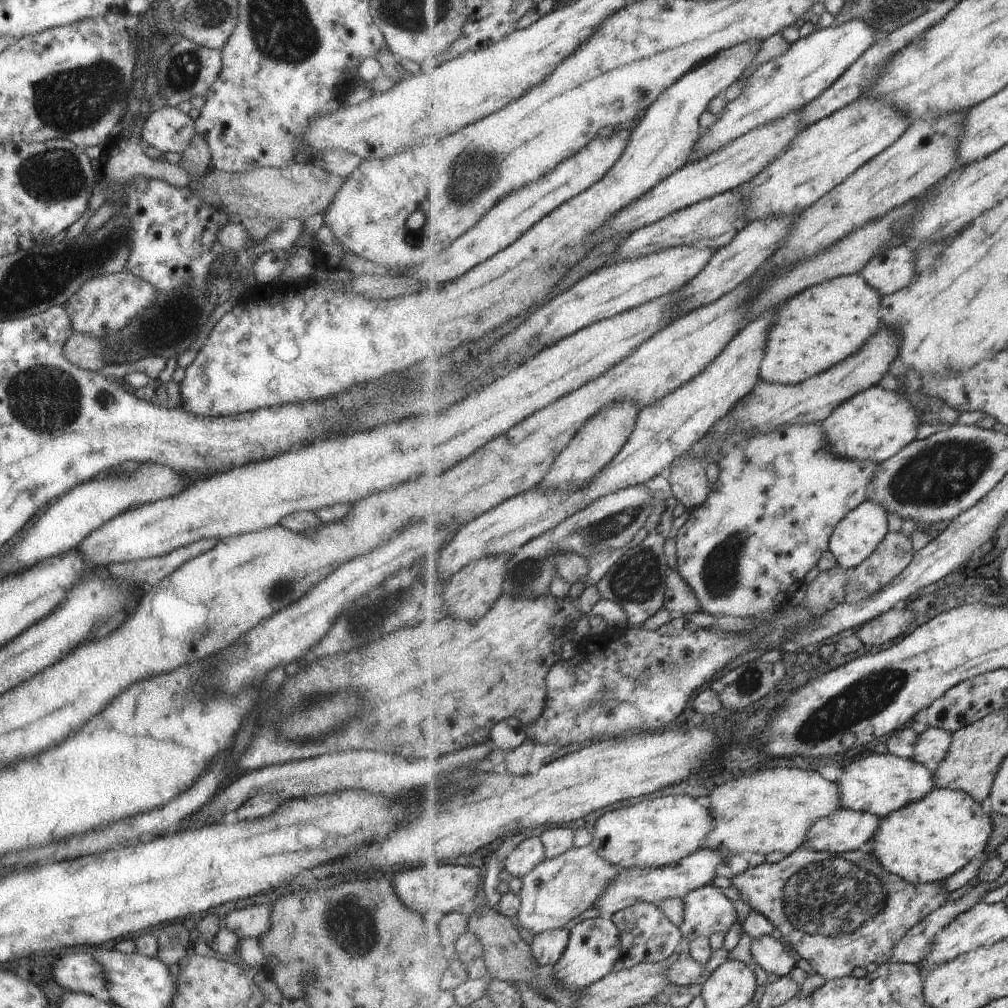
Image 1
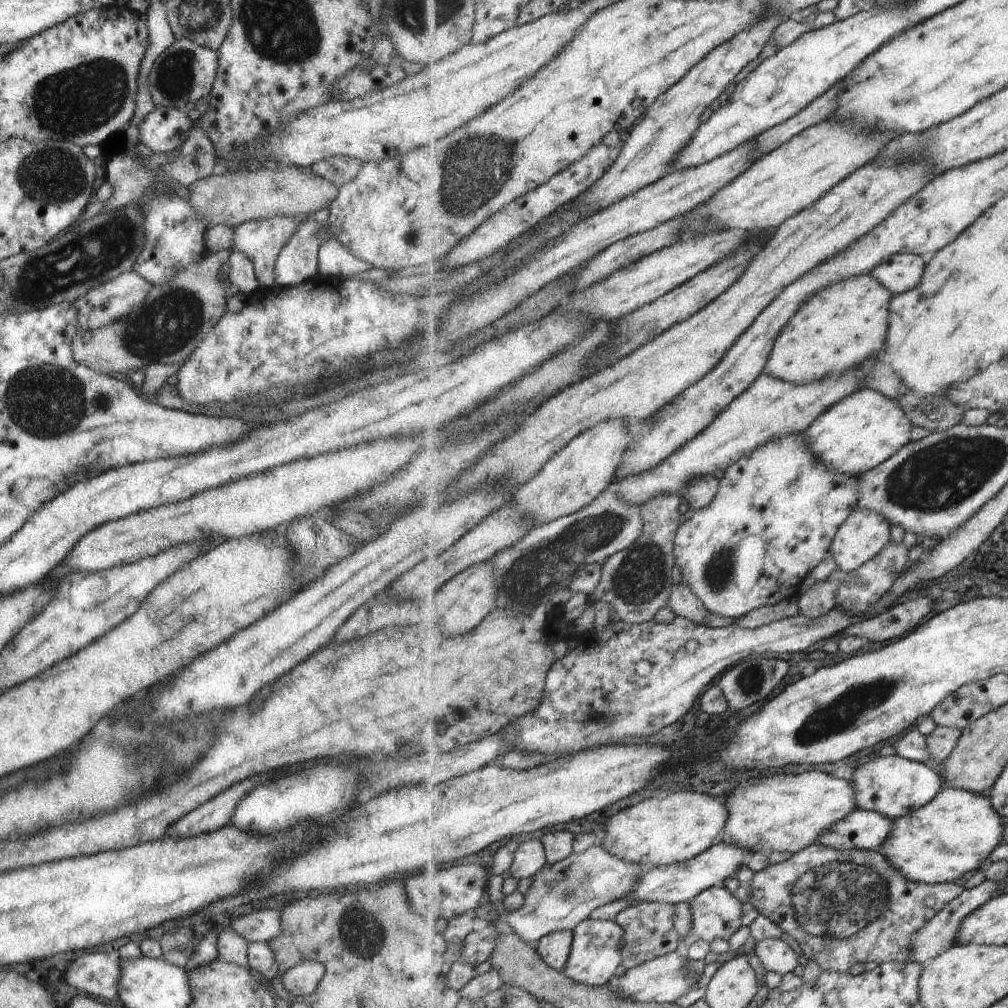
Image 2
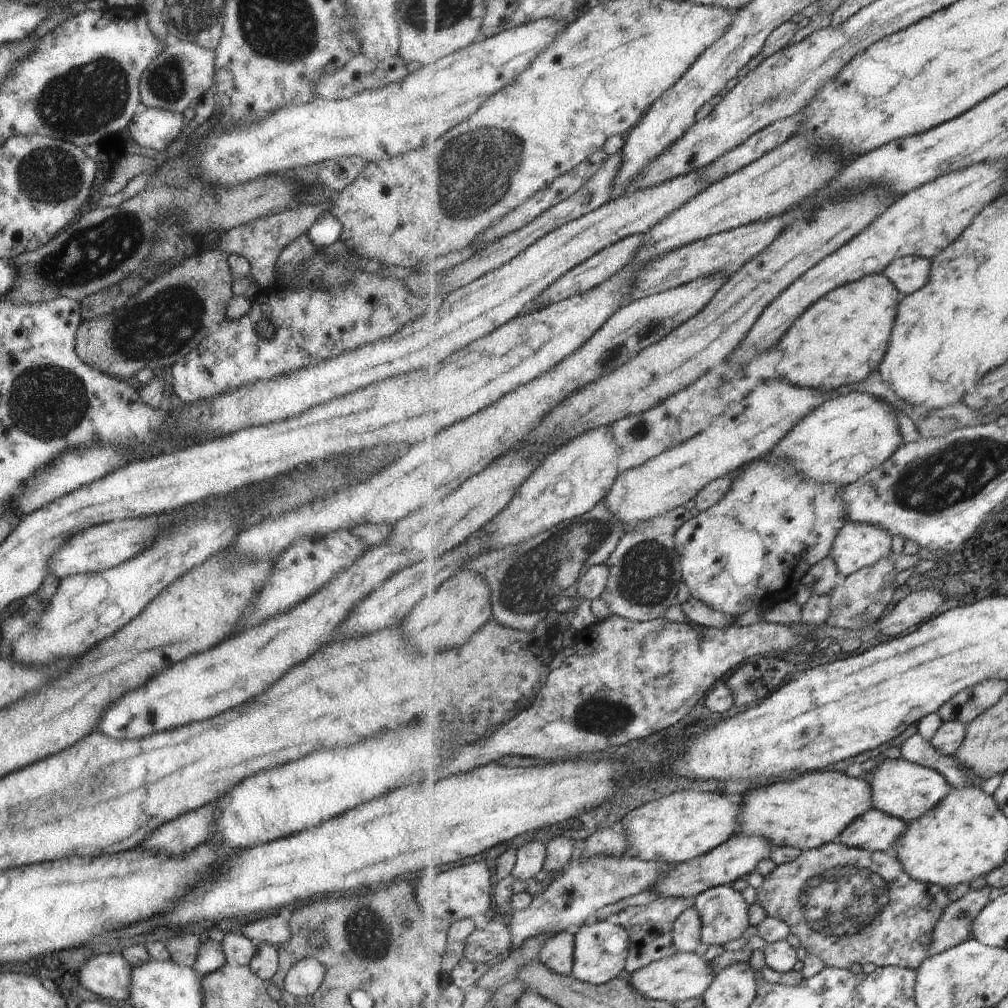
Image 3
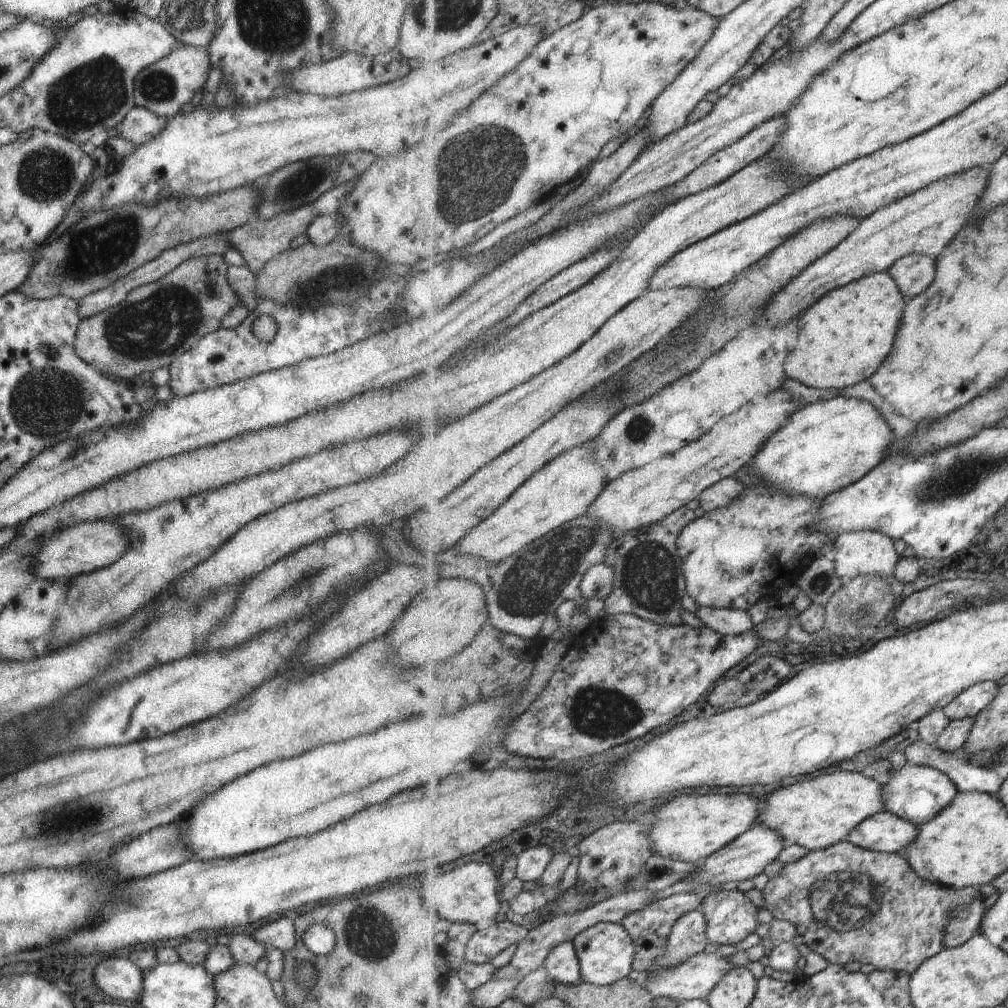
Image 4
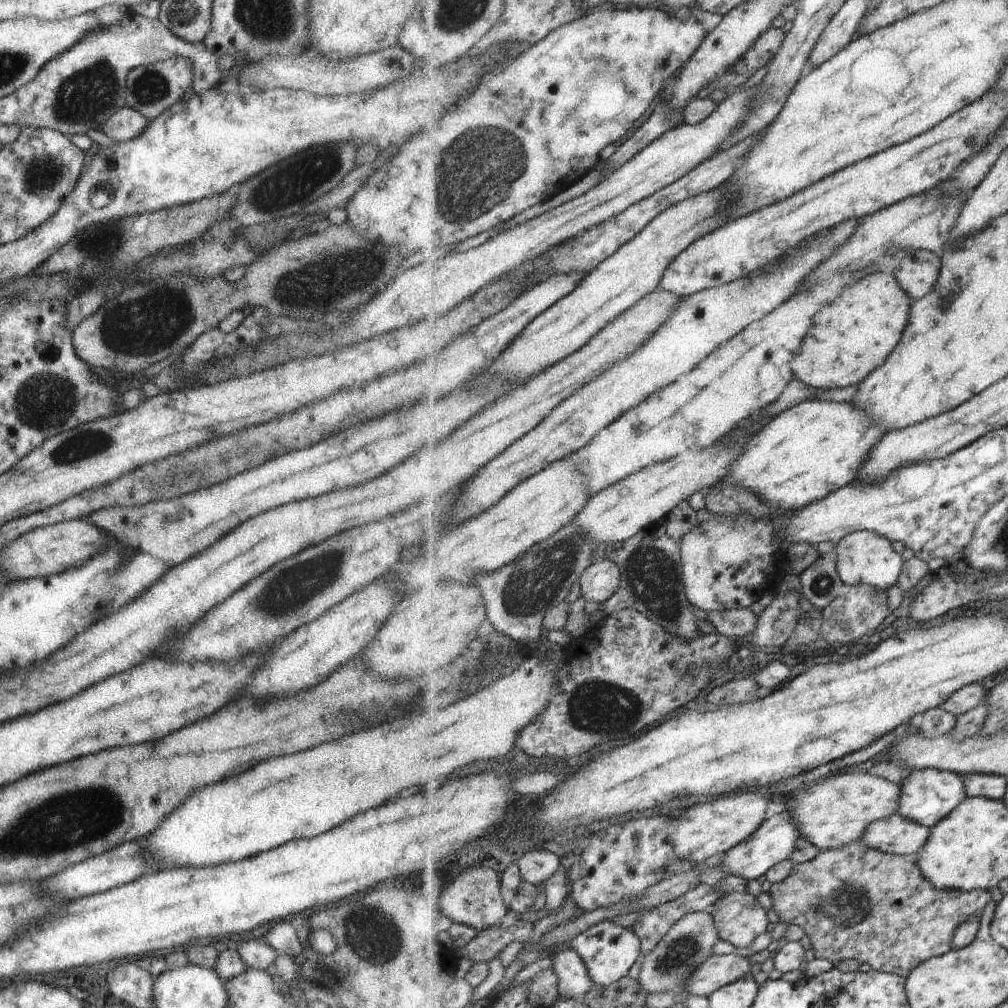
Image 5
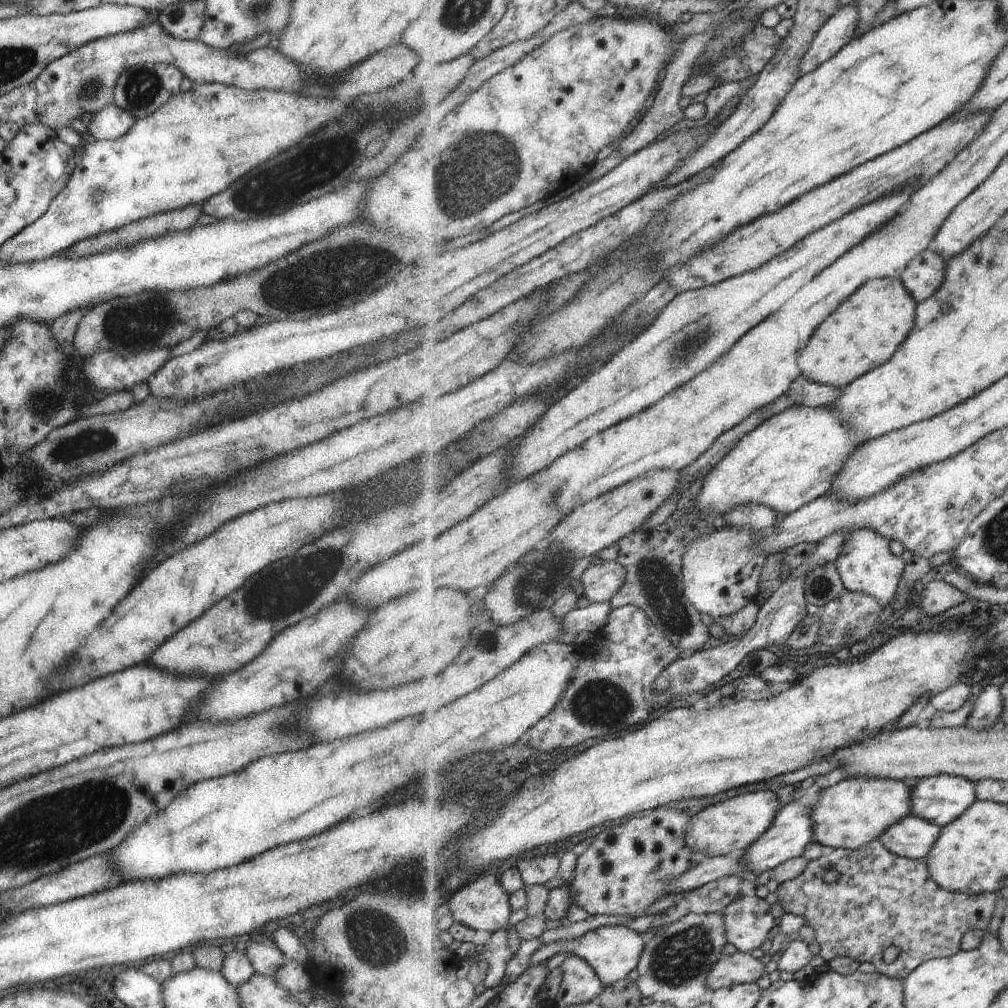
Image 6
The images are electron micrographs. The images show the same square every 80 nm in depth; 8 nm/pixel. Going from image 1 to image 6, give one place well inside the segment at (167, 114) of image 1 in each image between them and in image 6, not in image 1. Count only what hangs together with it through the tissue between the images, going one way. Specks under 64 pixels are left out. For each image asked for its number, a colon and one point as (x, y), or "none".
2: (163, 129)
3: (150, 128)
4: (139, 126)
5: (122, 125)
6: (110, 123)

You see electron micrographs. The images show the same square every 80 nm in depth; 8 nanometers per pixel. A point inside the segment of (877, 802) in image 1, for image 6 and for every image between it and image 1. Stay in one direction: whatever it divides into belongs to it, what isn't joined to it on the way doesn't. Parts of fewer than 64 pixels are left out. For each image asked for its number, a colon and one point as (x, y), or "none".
2: (894, 786)
3: (904, 789)
4: (917, 793)
5: (929, 795)
6: (941, 799)

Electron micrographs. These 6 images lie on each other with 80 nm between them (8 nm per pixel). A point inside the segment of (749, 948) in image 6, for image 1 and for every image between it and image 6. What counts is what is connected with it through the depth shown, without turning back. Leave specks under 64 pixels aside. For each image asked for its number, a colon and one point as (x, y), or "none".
1: (707, 911)
2: (717, 913)
3: (723, 911)
4: (731, 916)
5: (739, 918)

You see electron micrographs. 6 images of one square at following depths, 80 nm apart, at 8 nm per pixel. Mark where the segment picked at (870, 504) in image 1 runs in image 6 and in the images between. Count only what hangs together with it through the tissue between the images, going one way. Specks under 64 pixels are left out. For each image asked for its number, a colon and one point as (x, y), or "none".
2: (866, 534)
3: (859, 545)
4: (866, 552)
5: (866, 557)
6: (866, 564)

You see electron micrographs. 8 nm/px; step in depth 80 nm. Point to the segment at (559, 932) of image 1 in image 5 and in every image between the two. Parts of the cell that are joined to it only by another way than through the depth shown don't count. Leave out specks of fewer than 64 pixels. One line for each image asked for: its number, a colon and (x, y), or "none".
2: (555, 949)
3: (557, 953)
4: (563, 964)
5: (574, 979)

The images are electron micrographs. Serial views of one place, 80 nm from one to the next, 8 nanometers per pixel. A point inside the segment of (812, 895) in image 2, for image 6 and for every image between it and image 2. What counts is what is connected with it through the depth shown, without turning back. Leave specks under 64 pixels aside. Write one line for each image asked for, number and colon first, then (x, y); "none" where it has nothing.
3: (846, 905)
4: (849, 904)
5: (856, 902)
6: (879, 899)

